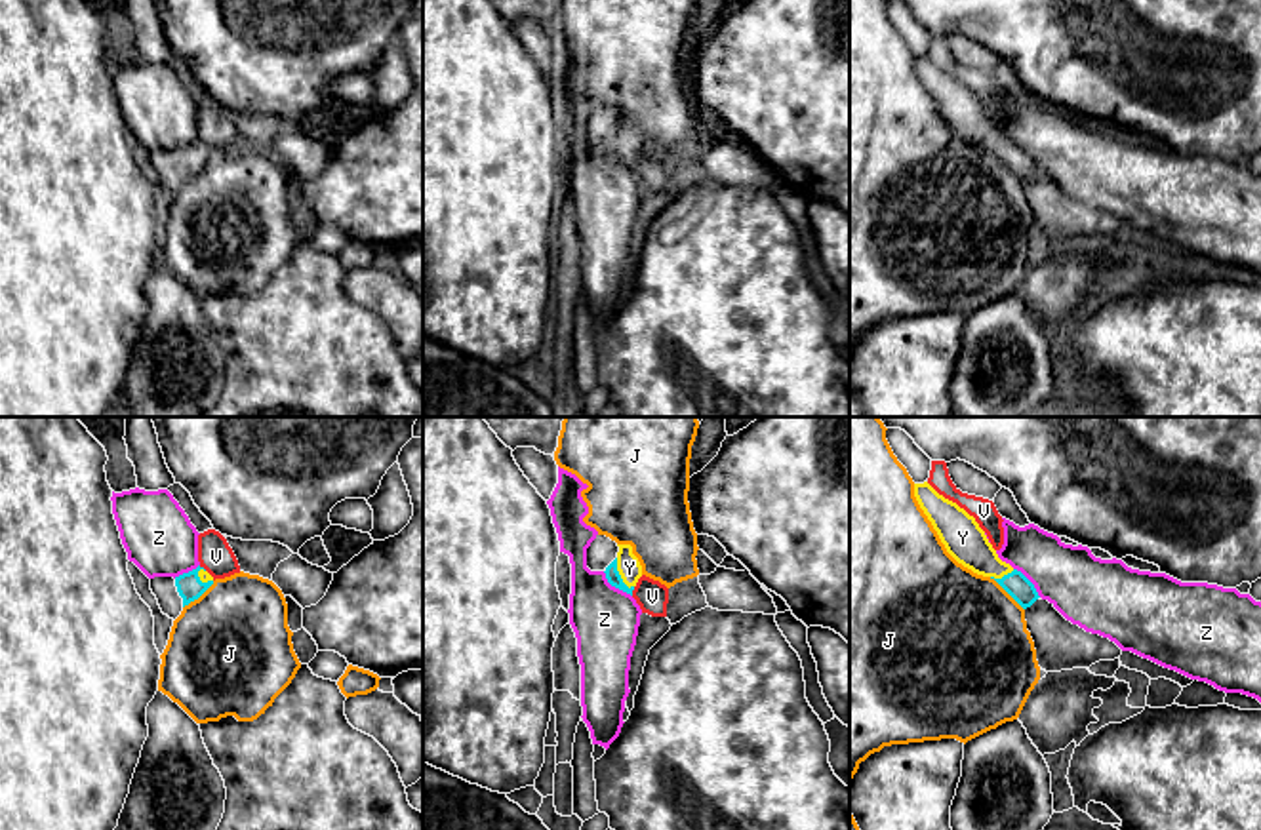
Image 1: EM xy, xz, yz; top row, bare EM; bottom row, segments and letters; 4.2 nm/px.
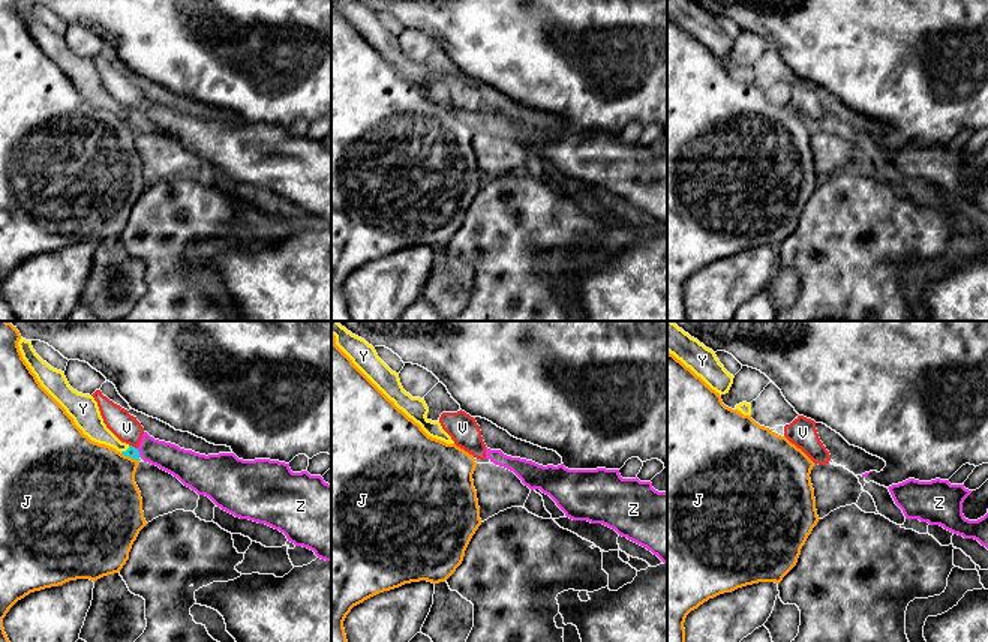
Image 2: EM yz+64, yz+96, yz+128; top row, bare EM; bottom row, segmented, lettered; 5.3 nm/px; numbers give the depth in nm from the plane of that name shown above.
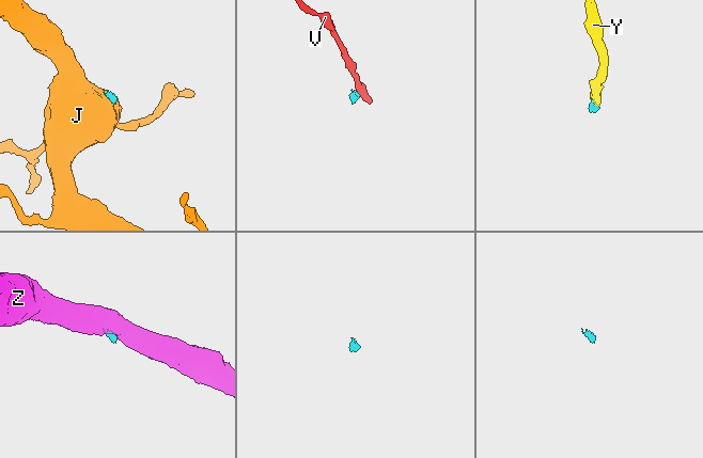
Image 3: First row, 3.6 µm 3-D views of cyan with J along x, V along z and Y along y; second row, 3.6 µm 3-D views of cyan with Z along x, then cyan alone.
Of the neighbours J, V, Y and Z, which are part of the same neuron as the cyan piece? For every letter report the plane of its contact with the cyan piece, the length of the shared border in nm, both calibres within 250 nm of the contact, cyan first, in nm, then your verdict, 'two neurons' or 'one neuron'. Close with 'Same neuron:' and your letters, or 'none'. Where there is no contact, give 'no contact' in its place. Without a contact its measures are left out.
J: yz | 200 nm | 100/500 nm | two neurons
V: xz | 40 nm | 60/140 nm | two neurons
Y: xz | 150 nm | 60/100 nm | one neuron
Z: xz | 170 nm | 60/280 nm | two neurons
Same neuron: Y

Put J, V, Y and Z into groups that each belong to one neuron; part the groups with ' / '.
J / V / Y / Z

